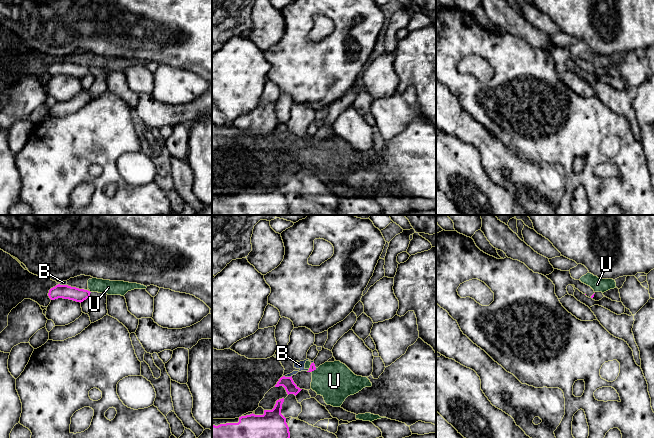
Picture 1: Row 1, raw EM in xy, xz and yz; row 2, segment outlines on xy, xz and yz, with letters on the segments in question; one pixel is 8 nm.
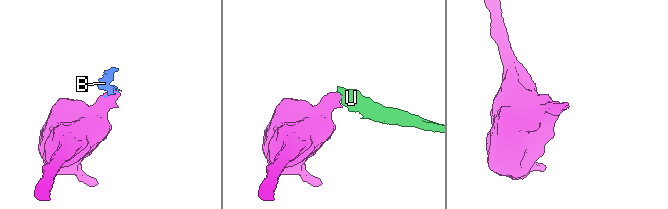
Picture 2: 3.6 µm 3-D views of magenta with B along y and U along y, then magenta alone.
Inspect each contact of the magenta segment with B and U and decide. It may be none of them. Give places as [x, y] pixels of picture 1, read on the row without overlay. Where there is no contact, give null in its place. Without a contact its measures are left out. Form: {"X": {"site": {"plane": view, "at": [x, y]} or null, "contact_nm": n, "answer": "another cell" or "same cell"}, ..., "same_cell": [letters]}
{"B": {"site": {"plane": "xz", "at": [287, 153]}, "contact_nm": 60, "answer": "another cell"}, "U": {"site": {"plane": "xz", "at": [313, 146]}, "contact_nm": 60, "answer": "another cell"}, "same_cell": []}

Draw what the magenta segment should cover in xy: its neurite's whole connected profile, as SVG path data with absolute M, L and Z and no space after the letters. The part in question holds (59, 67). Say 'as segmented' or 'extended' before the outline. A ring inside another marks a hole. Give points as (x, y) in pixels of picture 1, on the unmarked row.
as segmented; M58 60L49 66L48 72L51 76L63 74L81 79L90 73L90 69L88 66Z

